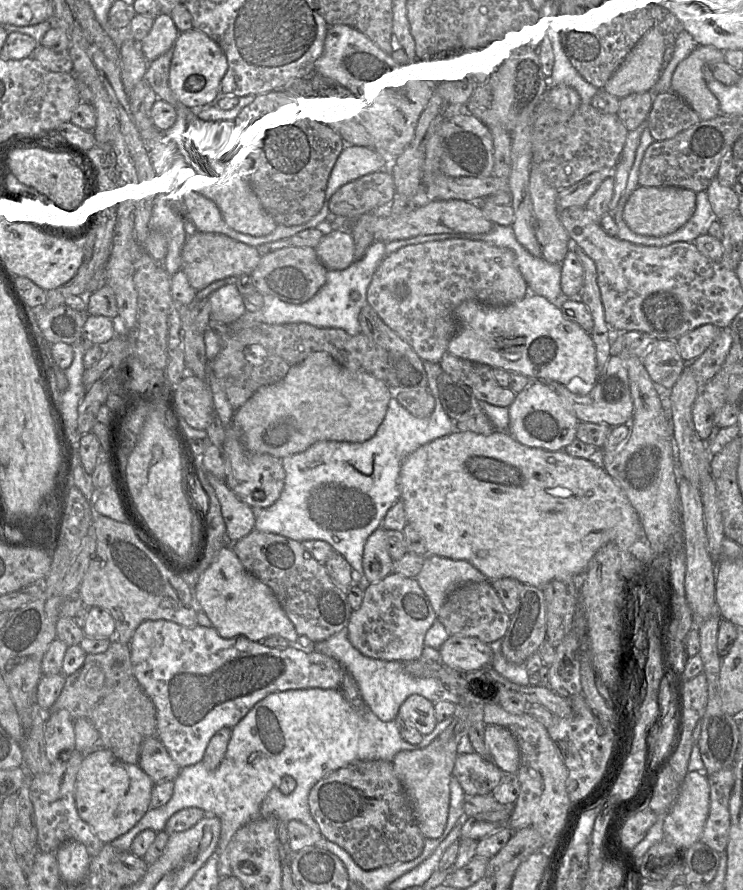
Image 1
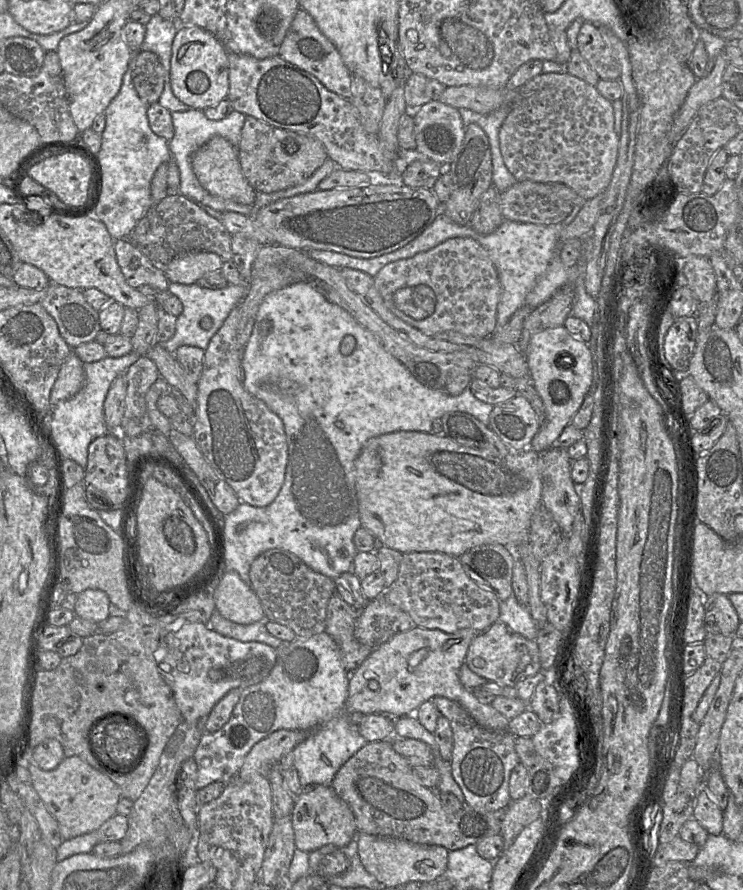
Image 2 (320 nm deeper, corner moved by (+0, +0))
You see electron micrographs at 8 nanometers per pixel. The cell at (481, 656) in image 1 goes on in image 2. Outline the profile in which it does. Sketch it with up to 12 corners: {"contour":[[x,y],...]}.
{"contour":[[499,620],[473,639],[465,663],[511,687],[541,670],[536,640]]}

